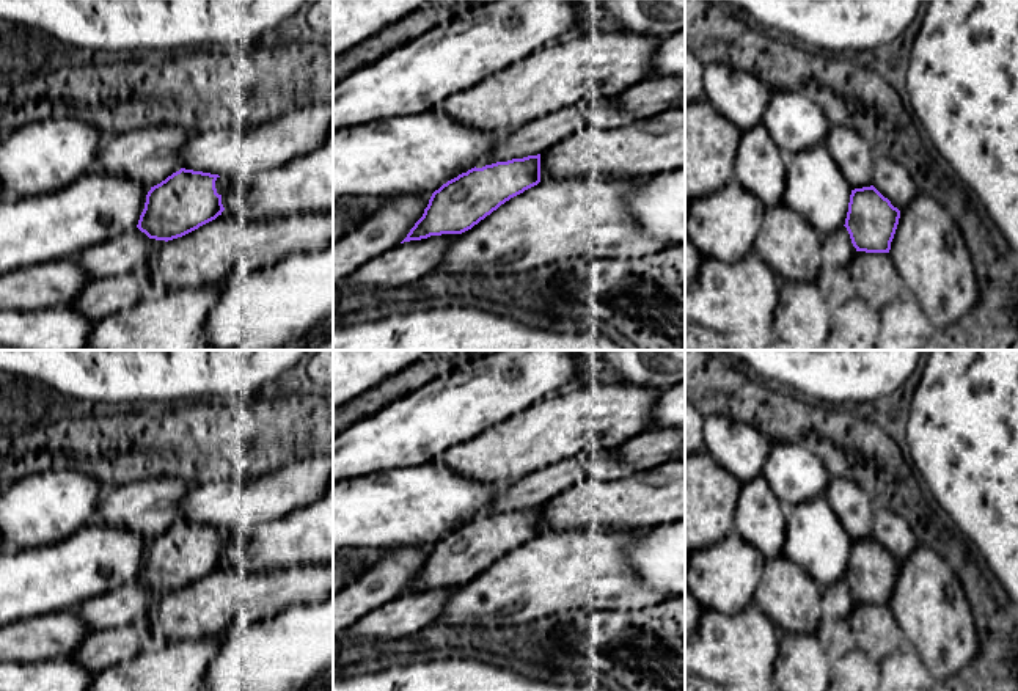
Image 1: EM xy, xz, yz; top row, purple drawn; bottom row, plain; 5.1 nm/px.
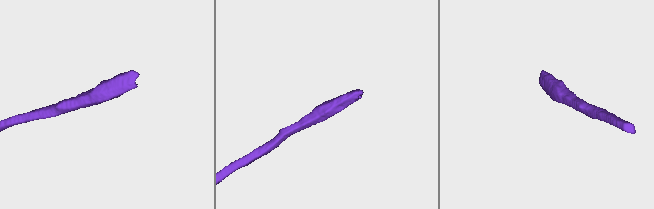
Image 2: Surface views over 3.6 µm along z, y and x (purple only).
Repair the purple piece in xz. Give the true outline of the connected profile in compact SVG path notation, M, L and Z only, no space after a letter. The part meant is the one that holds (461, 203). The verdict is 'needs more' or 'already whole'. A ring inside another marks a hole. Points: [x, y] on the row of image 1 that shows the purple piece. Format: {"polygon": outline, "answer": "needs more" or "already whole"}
{"polygon": "M540 154L474 166L432 193L423 217L401 243L430 236L462 234L539 182Z", "answer": "already whole"}

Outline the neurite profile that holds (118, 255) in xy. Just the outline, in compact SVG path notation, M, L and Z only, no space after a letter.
M141 231L112 237L80 250L72 259L91 278L108 278L145 265L165 240L149 239Z

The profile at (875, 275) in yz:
M856 251L850 265L855 286L870 306L886 306L905 289L889 253Z

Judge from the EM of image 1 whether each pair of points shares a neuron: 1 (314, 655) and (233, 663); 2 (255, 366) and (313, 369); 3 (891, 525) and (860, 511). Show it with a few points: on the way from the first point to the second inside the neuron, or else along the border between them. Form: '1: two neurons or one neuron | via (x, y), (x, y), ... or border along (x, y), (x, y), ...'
1: one neuron | via (294, 655), (280, 655), (263, 663), (253, 663)
2: two neurons | border along (302, 366), (299, 369)
3: two neurons | border along (874, 509), (871, 536)

